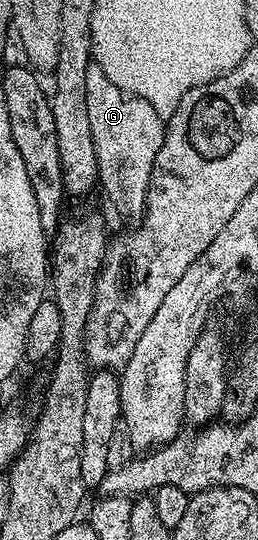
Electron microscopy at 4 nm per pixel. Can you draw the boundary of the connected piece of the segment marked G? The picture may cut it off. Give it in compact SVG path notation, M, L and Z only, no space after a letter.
M95 62L87 69L87 118L91 121L91 141L95 141L95 157L97 158L97 181L100 190L105 190L109 203L125 219L140 220L145 213L147 189L151 181L151 169L155 165L155 157L159 157L159 149L163 145L166 120L155 113L155 109L143 97L135 97L119 85L107 78L107 73L99 69Z

